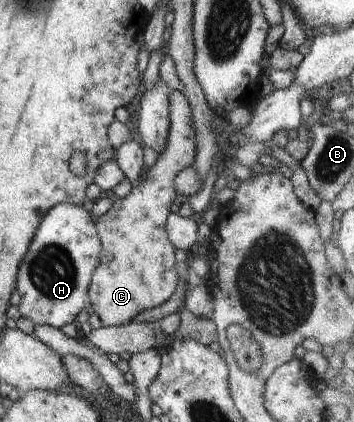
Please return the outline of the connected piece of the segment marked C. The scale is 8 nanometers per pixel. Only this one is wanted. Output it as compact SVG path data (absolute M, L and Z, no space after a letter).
M171 90L169 113L170 128L165 147L151 166L146 180L132 187L128 197L114 198L112 209L94 223L102 250L88 287L88 302L106 327L132 323L140 312L164 304L174 294L182 276L176 265L177 248L168 238L166 223L172 213L172 204L182 198L174 184L175 176L193 166L197 156L197 136L184 93Z

